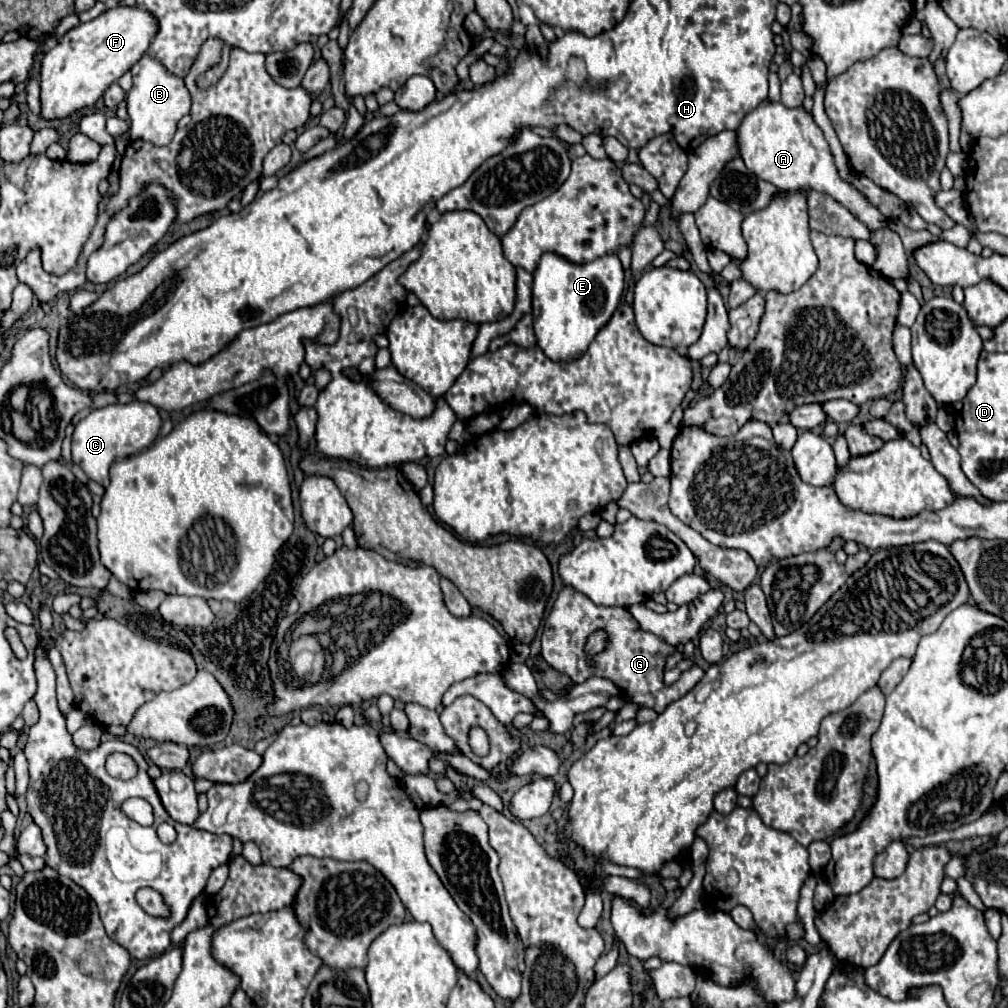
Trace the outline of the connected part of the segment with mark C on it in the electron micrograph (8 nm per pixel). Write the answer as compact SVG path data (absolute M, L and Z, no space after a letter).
M131 401L127 405L107 405L101 409L93 409L85 419L81 419L73 431L73 463L81 465L89 479L101 483L103 487L109 485L109 467L117 459L131 457L143 449L147 449L161 427L161 415L157 407L151 403Z

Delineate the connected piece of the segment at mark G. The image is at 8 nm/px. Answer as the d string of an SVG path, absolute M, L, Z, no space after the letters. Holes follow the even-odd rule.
M563 587L549 617L543 625L543 659L557 671L571 677L573 683L583 683L589 677L605 677L615 683L615 687L631 699L631 703L639 707L649 707L657 713L689 693L705 674L701 667L683 671L679 681L665 685L663 682L664 665L667 658L676 648L665 643L661 637L647 633L639 627L639 623L631 617L631 613L623 607L599 607L593 605L591 599L577 593L571 587ZM595 631L605 631L607 643L605 649L597 655L589 655L585 645L589 635Z

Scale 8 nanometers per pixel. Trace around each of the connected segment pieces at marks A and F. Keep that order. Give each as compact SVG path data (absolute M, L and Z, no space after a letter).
M761 101L759 107L741 121L737 129L737 147L747 169L753 171L759 179L773 183L777 189L825 191L833 199L843 203L869 229L875 231L887 225L885 217L869 201L865 201L865 197L857 189L853 189L837 175L829 143L825 141L823 131L813 121L813 115L803 107L789 109L783 103Z
M117 5L97 19L79 23L67 31L59 43L45 53L41 63L41 117L63 119L77 109L91 107L111 83L147 53L157 31L159 23L155 17L137 5Z

